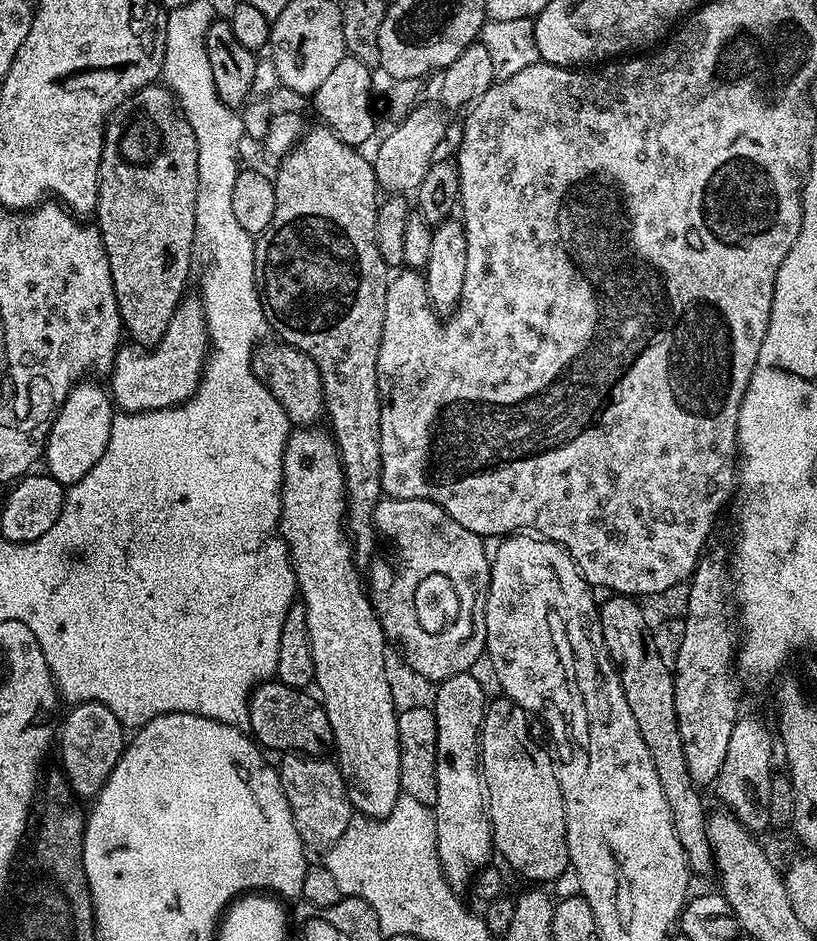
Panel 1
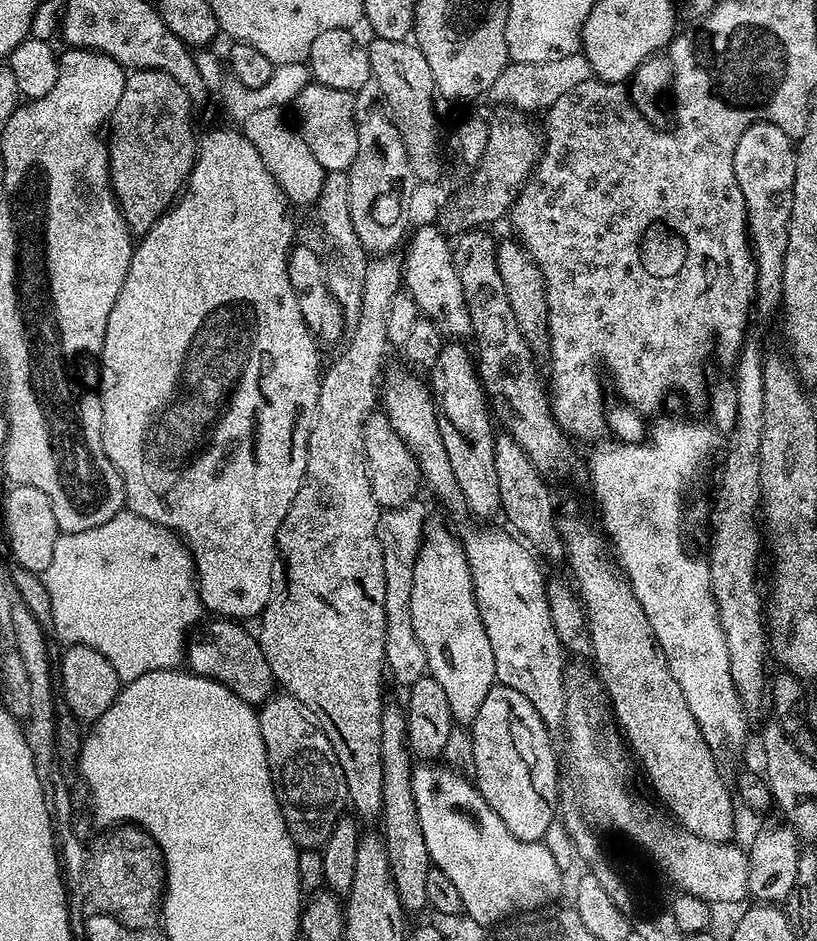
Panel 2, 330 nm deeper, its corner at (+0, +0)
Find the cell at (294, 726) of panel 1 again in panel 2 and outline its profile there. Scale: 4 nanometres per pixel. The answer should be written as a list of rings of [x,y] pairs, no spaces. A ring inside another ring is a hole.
[[[212,618],[208,625],[197,627],[186,641],[186,664],[195,675],[206,676],[230,689],[247,704],[259,706],[273,695],[272,671],[262,654],[255,635],[247,632],[243,623],[227,618]],[[205,627],[205,628],[204,628]],[[189,664],[189,665],[188,665]]]

